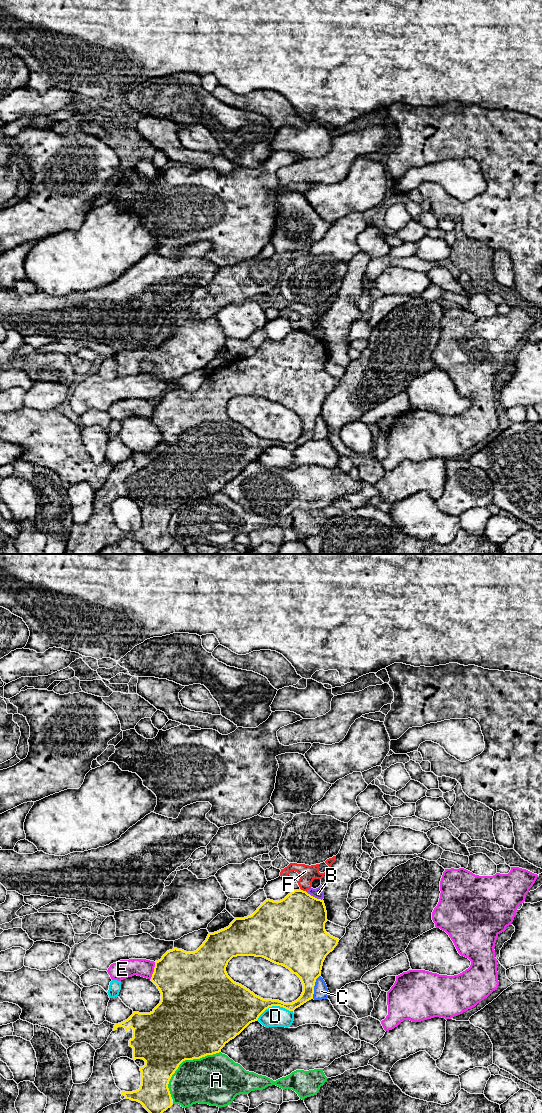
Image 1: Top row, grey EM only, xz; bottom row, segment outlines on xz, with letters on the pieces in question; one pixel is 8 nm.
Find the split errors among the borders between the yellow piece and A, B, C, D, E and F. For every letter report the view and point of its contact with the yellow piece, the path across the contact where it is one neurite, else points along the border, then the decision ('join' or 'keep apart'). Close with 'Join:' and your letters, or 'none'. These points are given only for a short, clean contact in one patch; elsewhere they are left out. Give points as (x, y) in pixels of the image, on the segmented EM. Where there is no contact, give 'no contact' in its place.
A: meets yellow in xz at (184, 1060); keep apart
B: meets yellow in xz at (312, 896); border along xz (305, 891), (321, 900); keep apart
C: meets yellow in xz at (313, 987); keep apart
D: meets yellow in xz at (274, 1005); keep apart
E: meets yellow in xz at (154, 970); keep apart
F: meets yellow in xz at (302, 890); border along xz (301, 889), (305, 891); keep apart
Join: none

